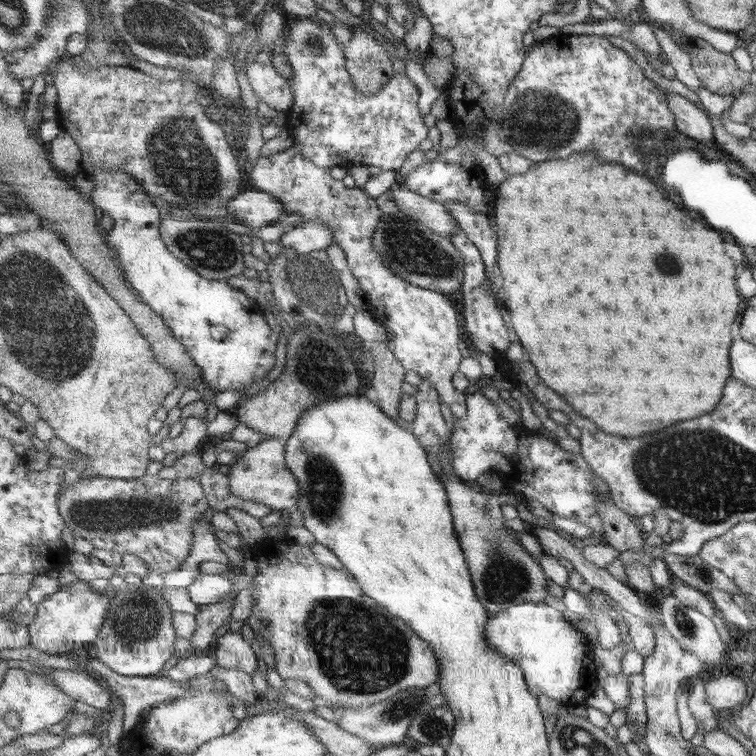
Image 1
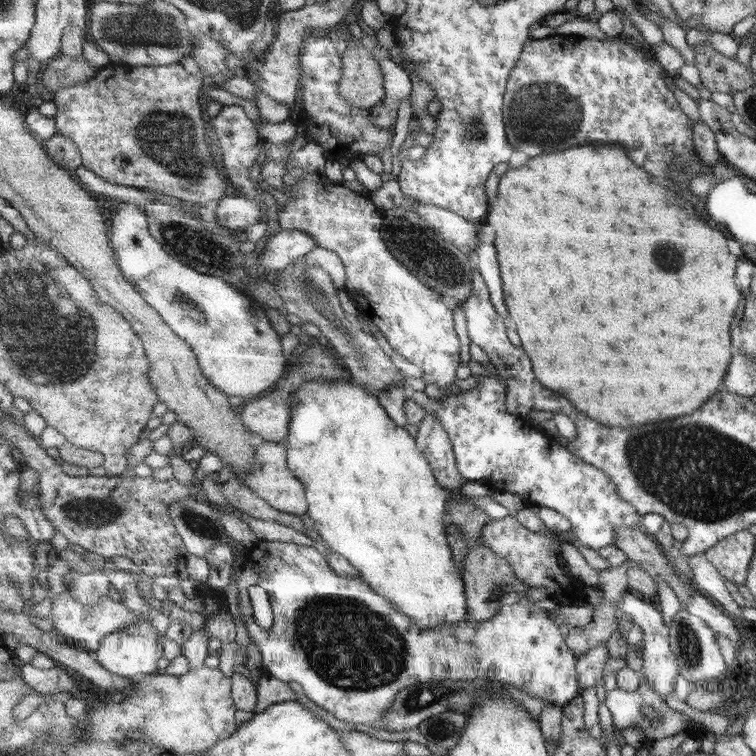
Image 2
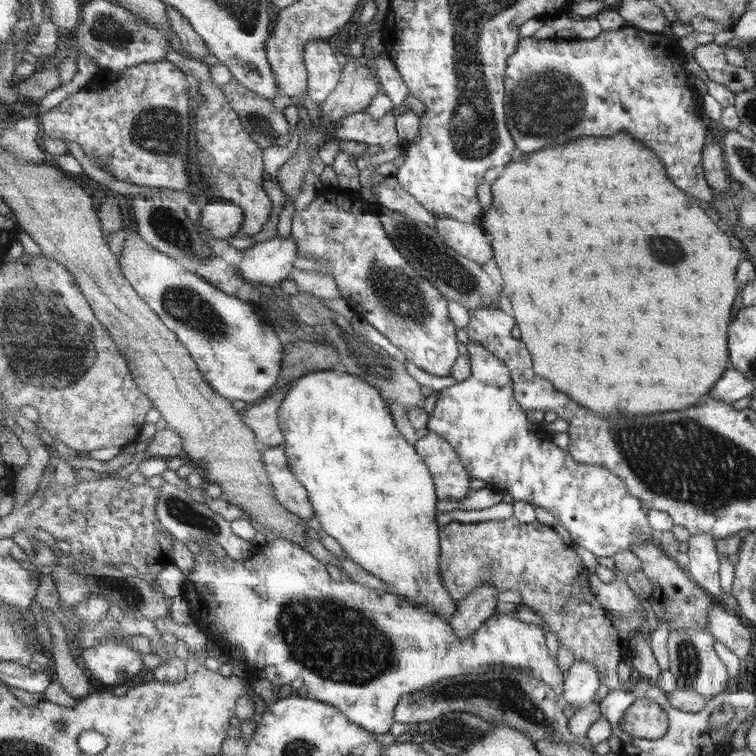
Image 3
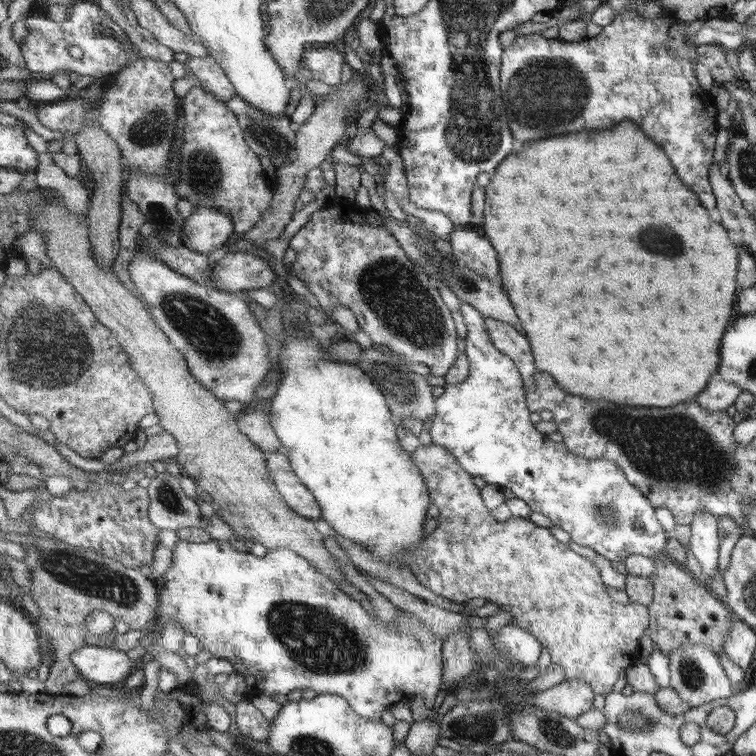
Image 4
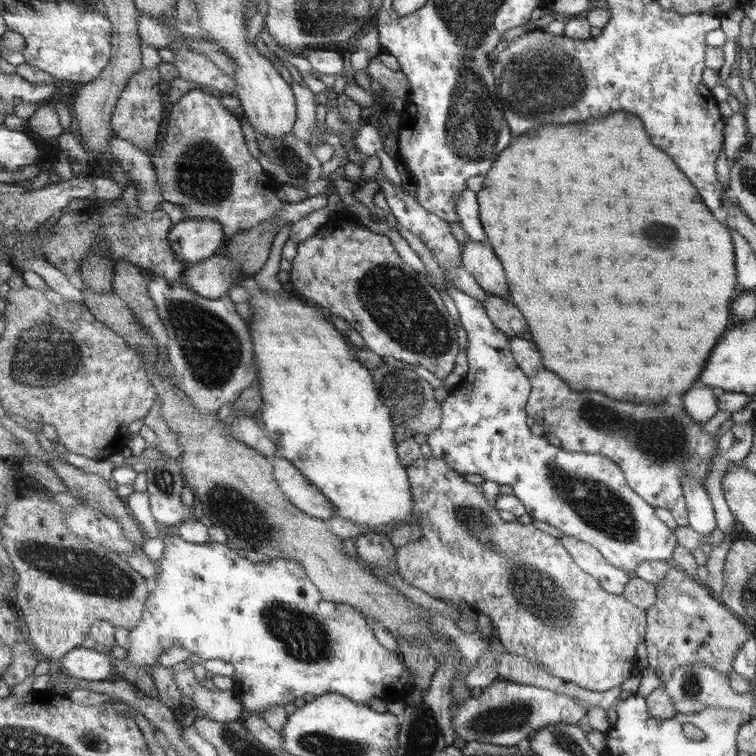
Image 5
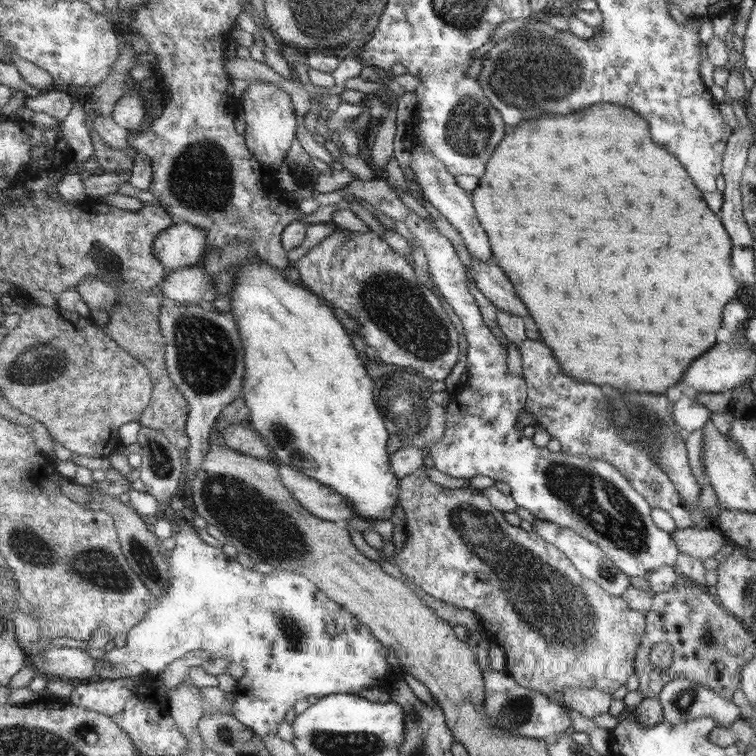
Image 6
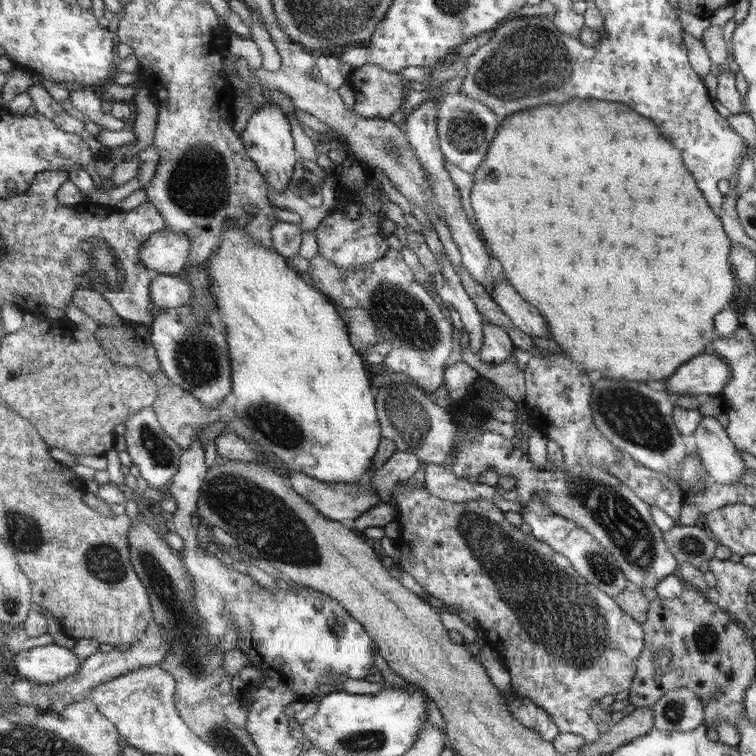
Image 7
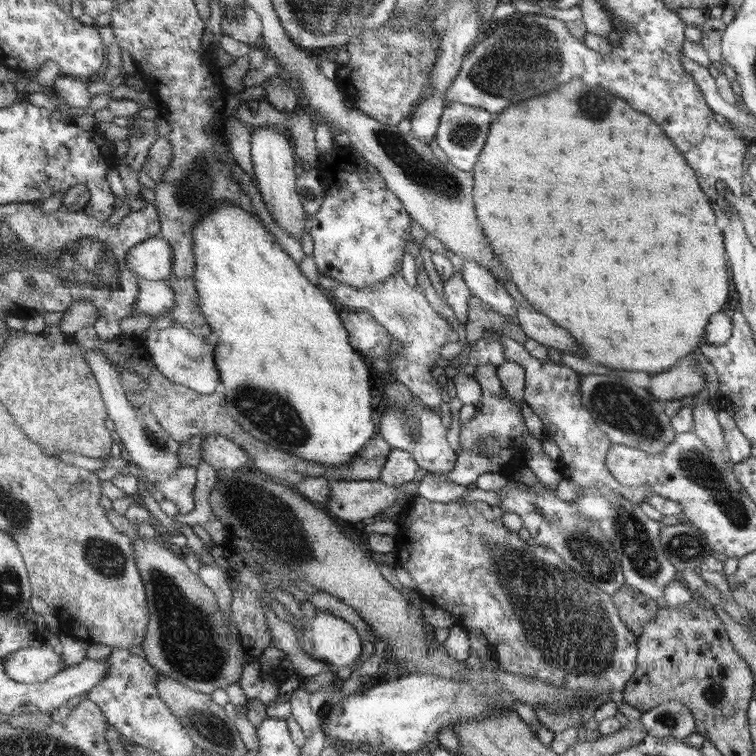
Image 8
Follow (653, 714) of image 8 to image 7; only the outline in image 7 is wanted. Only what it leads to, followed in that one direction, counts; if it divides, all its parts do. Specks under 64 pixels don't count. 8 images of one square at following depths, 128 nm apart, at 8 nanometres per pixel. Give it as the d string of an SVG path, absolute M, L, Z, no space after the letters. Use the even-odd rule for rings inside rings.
M677 688L665 694L653 708L655 729L693 731L705 720L705 702L689 688Z

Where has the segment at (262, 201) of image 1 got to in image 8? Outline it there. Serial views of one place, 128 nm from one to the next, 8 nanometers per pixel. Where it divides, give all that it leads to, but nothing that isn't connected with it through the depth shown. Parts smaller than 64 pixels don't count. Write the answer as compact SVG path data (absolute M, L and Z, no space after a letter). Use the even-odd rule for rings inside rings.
M153 237L129 250L127 263L140 277L169 281L173 275L175 249L163 237Z

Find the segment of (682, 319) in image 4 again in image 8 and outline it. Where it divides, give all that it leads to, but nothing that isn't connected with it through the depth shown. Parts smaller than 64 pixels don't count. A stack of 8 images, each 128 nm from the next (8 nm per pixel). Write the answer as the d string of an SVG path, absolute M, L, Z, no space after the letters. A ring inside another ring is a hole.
M580 79L566 84L553 94L519 102L498 114L498 120L493 122L489 132L485 154L481 154L477 170L473 170L477 216L481 218L485 234L491 238L497 258L511 272L511 278L522 296L539 312L547 314L559 326L569 330L573 338L577 338L576 344L587 352L593 362L629 372L667 372L681 358L703 346L707 334L705 328L711 316L721 312L731 296L731 270L725 268L730 262L723 242L723 232L717 226L713 204L697 182L695 170L687 164L685 156L665 130L653 122L653 118L641 114L641 111L637 112L623 98L612 96L601 88L589 88Z

